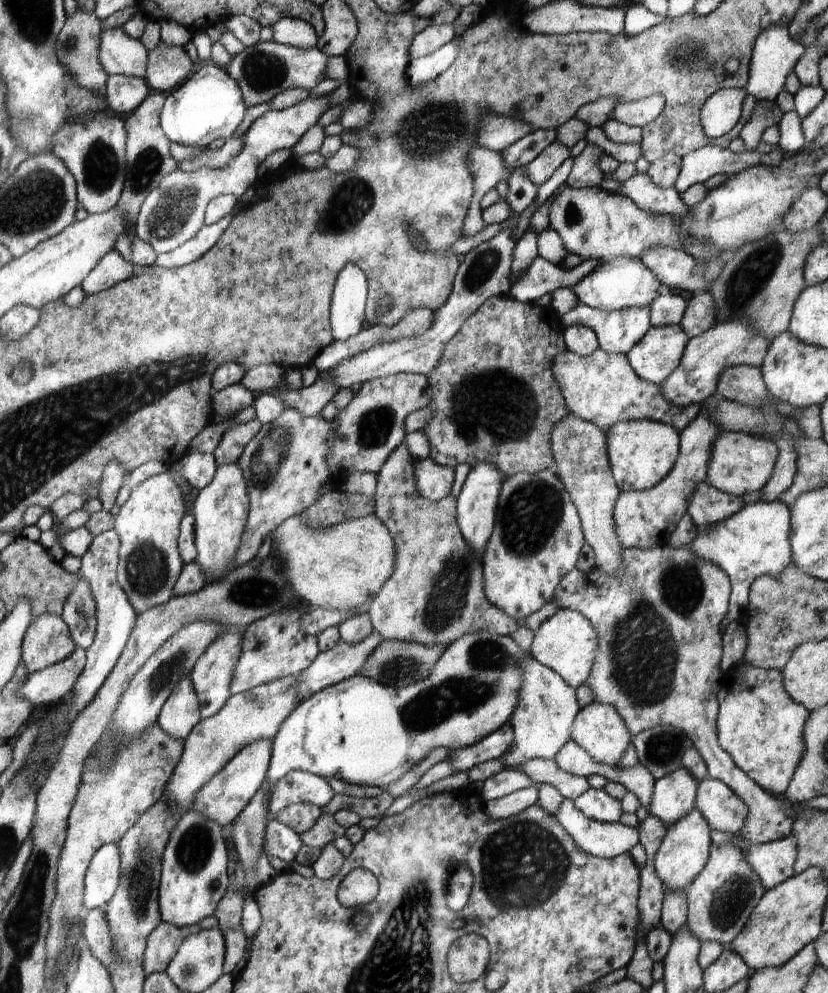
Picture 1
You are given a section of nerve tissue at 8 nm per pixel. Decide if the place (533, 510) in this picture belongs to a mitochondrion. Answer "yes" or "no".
yes

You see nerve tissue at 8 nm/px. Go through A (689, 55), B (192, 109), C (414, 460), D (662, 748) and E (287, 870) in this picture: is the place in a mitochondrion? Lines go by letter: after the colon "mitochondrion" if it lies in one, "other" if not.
A: mitochondrion
B: other
C: other
D: mitochondrion
E: other

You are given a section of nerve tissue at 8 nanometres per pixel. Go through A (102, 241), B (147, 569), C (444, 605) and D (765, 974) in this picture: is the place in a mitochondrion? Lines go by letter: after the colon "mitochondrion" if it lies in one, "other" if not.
A: other
B: mitochondrion
C: mitochondrion
D: other

